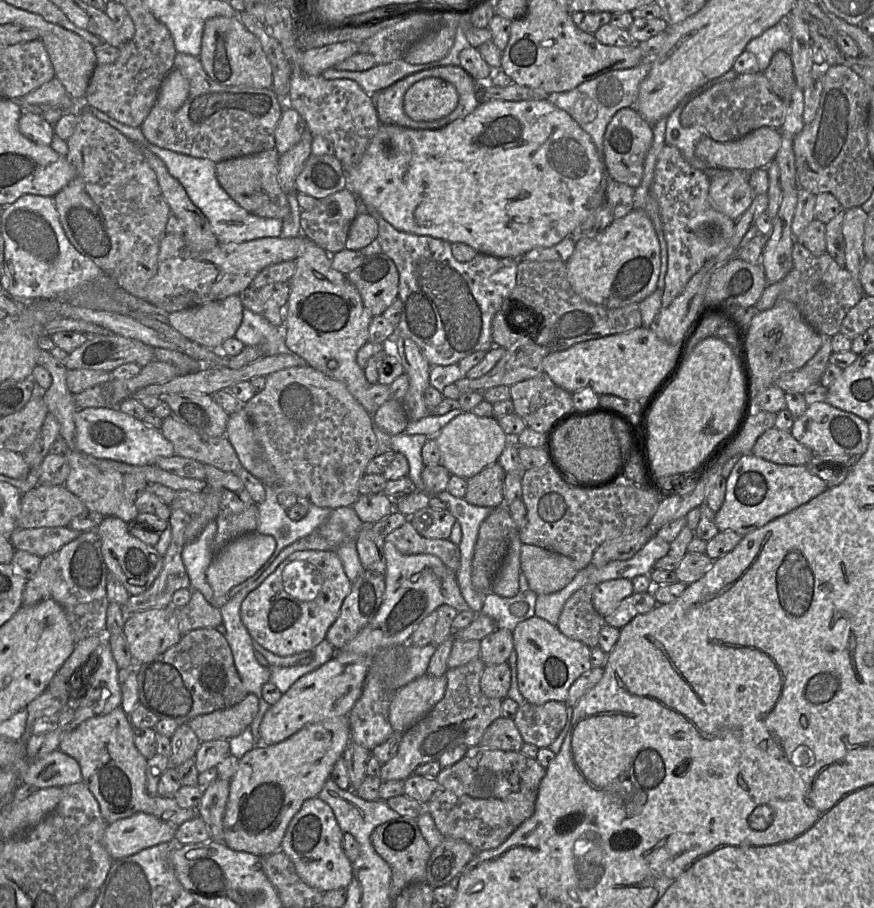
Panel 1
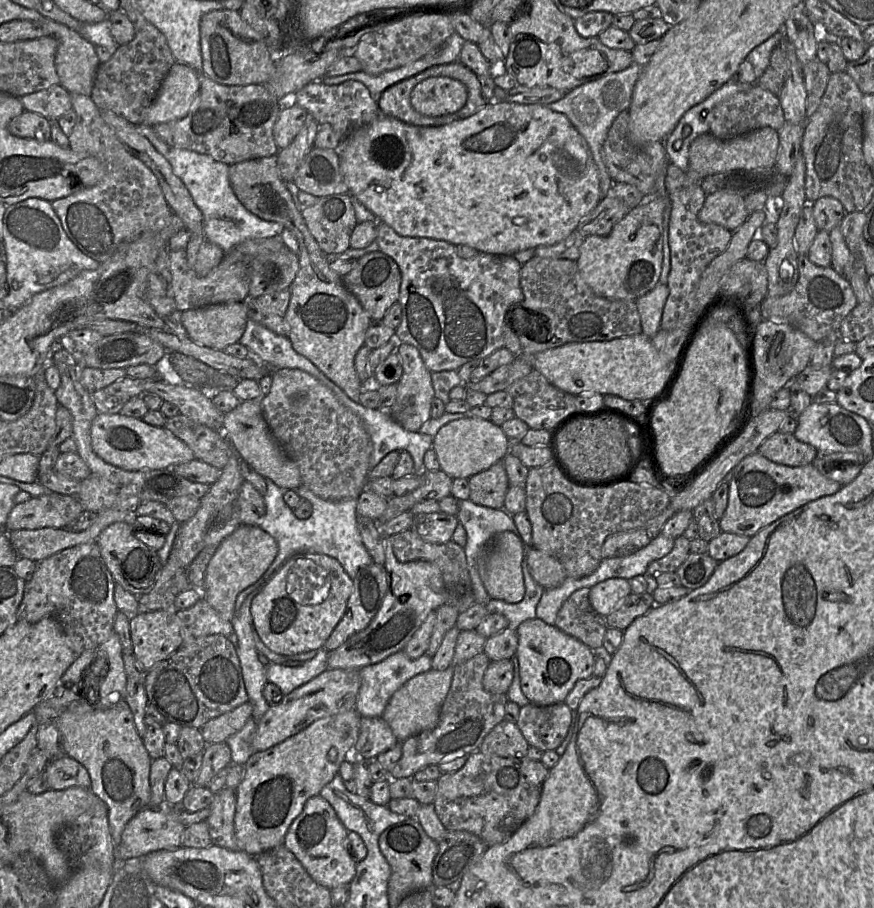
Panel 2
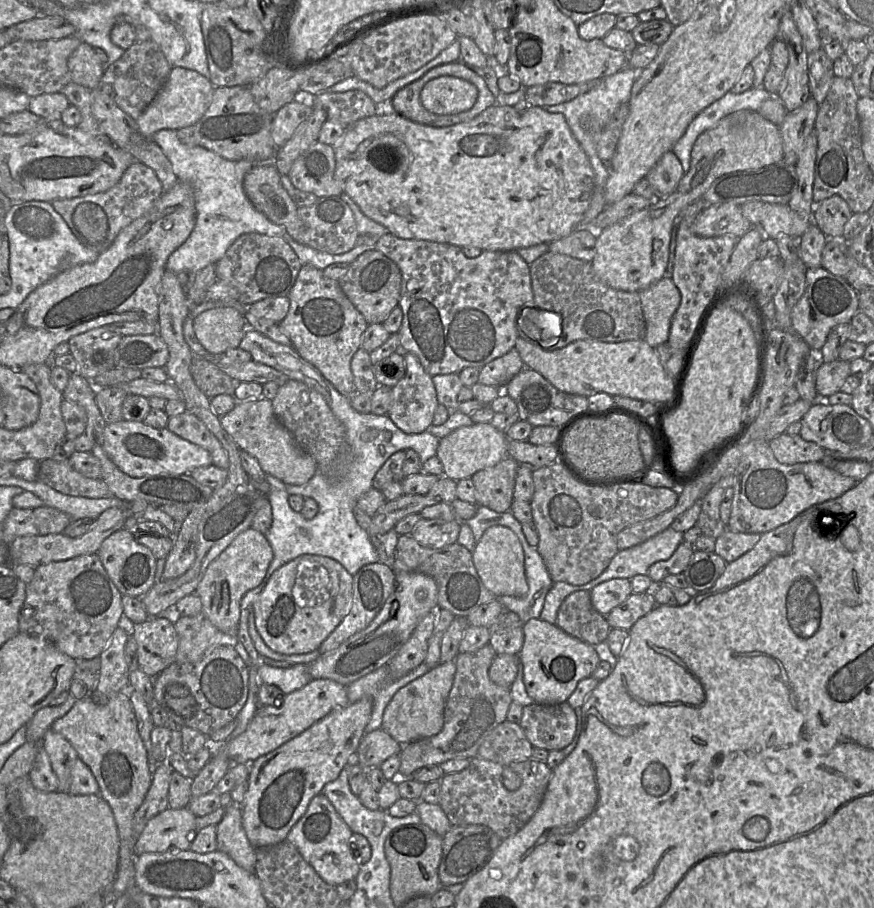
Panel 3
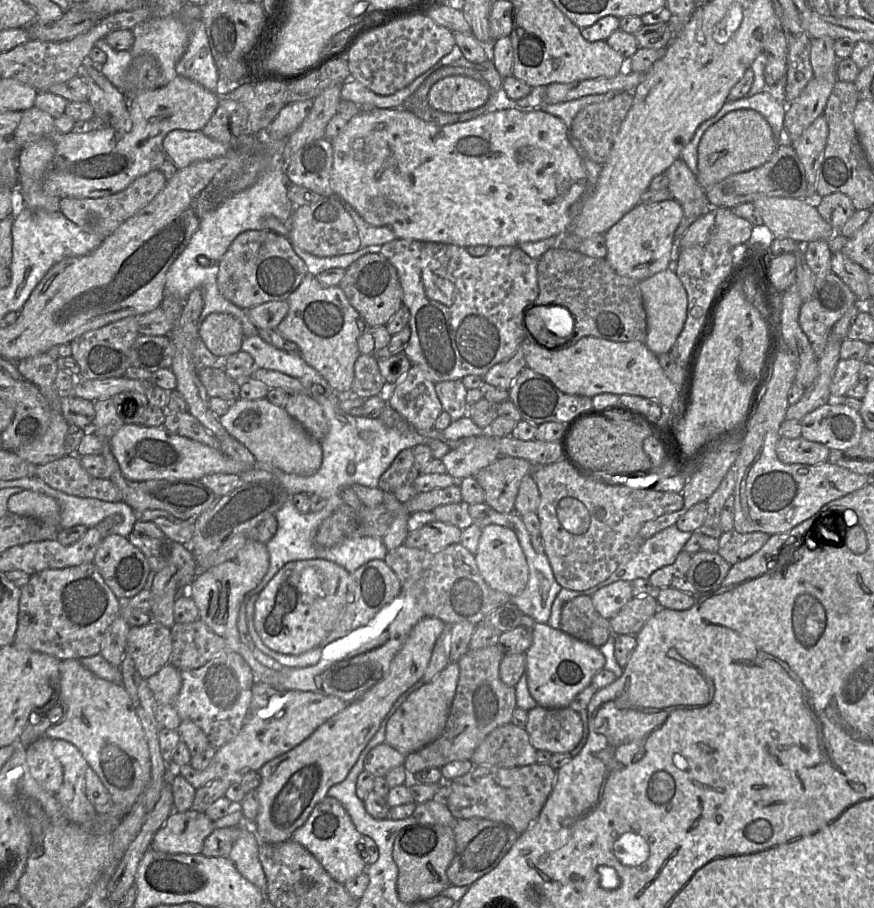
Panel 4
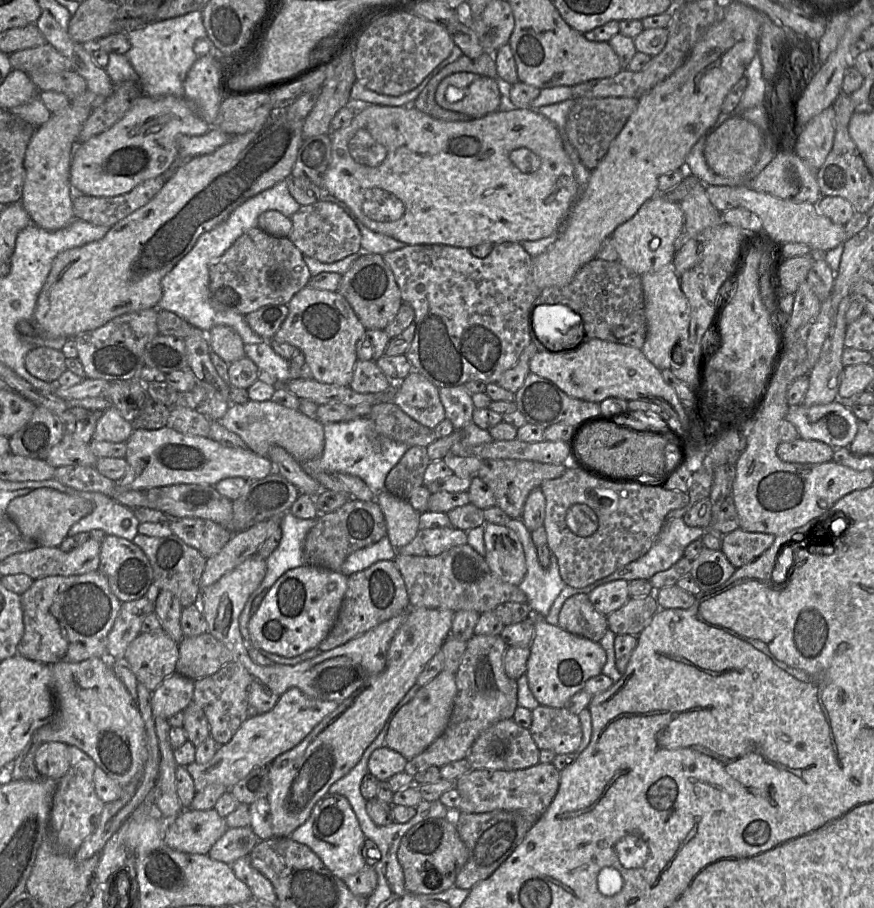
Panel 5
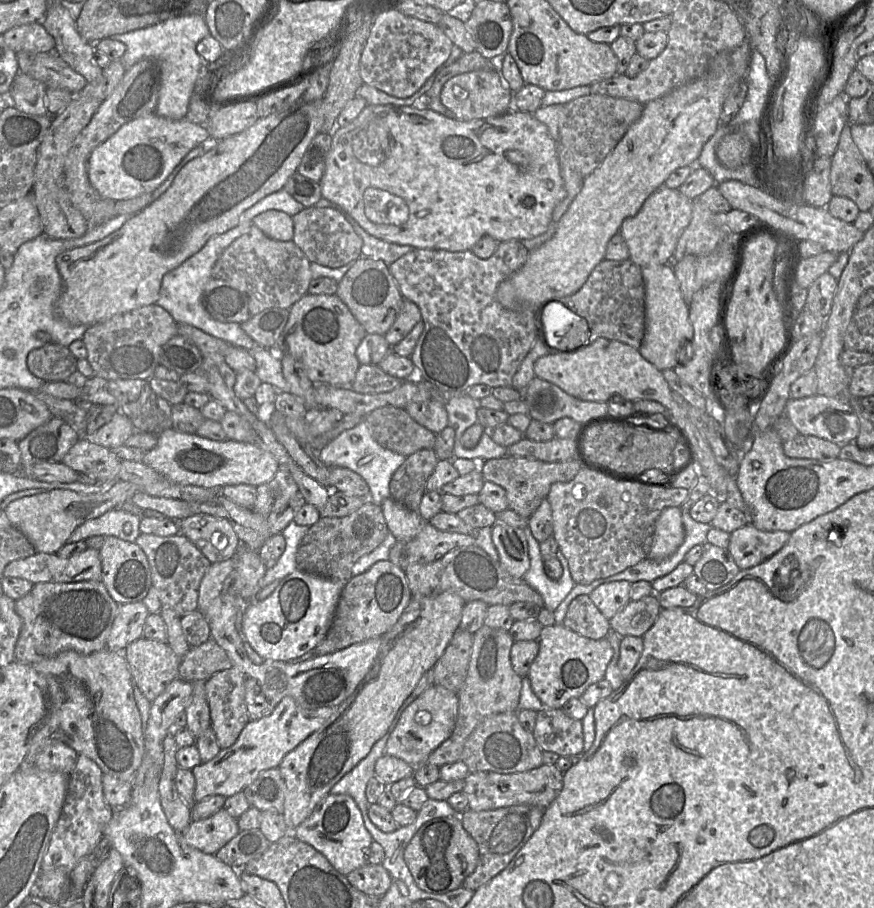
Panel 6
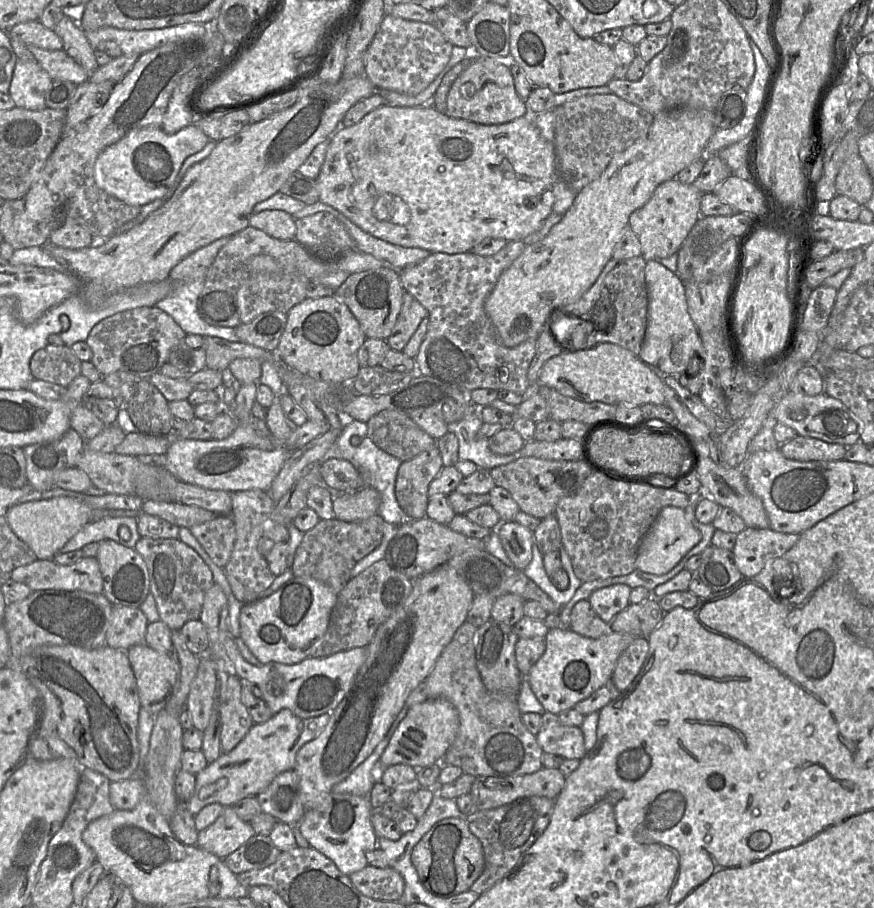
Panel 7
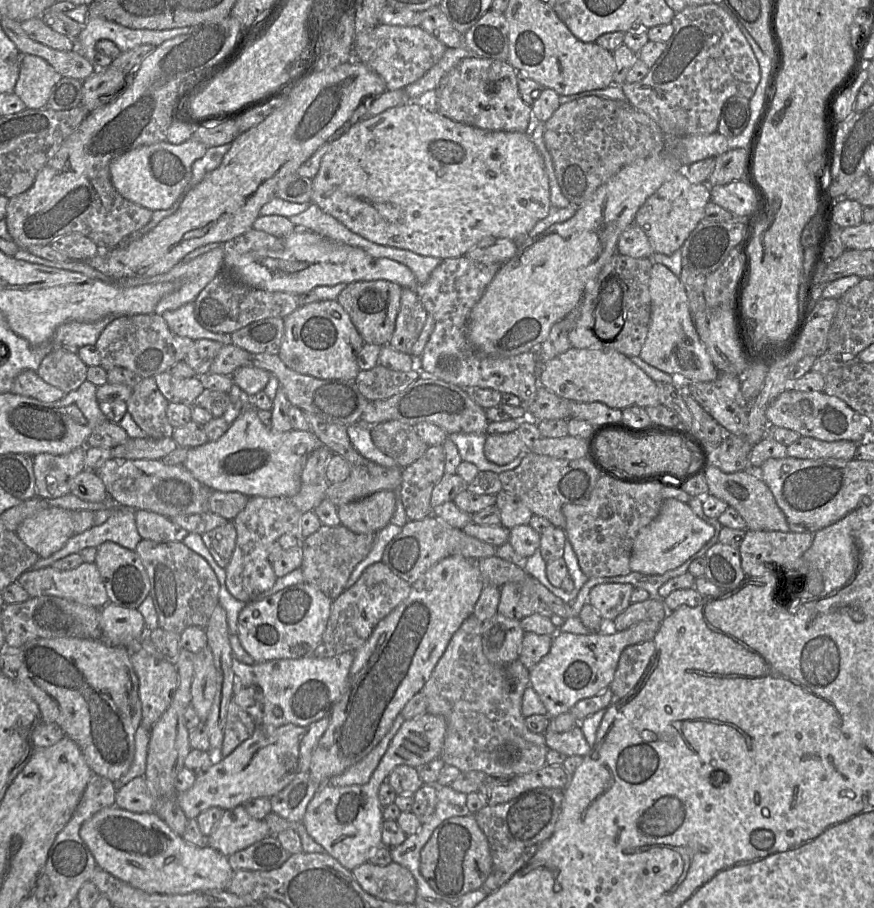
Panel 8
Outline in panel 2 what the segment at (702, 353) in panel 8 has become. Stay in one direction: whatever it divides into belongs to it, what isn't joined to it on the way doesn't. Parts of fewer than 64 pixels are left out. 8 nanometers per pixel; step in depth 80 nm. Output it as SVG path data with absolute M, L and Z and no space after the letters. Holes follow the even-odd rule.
M657 283L651 291L636 300L642 333L649 338L652 338L661 328L663 308L668 295L667 284Z

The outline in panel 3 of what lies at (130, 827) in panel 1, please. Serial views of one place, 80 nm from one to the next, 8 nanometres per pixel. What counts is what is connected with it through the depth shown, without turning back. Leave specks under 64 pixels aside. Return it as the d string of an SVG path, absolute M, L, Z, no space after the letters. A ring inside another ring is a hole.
M188 807L160 812L148 821L135 840L134 855L190 850L192 838L199 830L196 818Z

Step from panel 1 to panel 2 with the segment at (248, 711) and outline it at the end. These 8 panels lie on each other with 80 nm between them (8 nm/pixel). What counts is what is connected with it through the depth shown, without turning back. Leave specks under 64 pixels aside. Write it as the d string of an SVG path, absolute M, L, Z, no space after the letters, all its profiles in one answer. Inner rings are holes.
M247 701L237 708L208 721L200 732L207 744L225 742L230 736L240 731L252 717L253 706Z

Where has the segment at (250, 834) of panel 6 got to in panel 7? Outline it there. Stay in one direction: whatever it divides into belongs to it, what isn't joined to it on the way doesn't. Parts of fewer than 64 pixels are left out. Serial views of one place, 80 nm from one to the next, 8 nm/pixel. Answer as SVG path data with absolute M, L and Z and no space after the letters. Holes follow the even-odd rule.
M255 834L245 844L223 859L236 875L250 870L266 868L279 858L281 850L269 836Z

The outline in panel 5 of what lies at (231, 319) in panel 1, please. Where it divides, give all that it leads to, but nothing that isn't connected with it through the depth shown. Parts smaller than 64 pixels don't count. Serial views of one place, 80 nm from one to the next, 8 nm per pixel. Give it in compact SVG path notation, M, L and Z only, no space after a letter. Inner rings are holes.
M225 325L214 326L207 333L211 350L227 364L231 364L246 356L244 342L239 334Z

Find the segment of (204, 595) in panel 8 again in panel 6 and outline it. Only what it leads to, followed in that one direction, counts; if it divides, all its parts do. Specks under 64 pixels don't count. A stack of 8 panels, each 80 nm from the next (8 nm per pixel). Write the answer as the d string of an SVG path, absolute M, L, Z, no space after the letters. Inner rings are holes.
M142 534L135 542L145 553L152 575L152 586L157 590L162 606L173 609L180 617L198 610L201 581L212 564L183 534L160 537Z

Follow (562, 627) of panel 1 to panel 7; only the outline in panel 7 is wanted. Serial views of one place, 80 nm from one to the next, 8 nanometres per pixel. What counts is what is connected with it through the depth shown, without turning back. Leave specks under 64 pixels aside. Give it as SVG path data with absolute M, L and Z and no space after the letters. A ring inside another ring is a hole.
M588 599L579 600L570 614L570 629L588 638L599 638L611 632L610 623L603 621L591 607Z

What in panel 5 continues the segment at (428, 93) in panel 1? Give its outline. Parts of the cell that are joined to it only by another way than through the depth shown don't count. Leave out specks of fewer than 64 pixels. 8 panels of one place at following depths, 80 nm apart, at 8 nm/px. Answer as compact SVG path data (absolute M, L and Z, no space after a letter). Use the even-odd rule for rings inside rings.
M458 72L440 82L435 92L435 101L443 109L469 118L481 118L499 110L501 93L496 79Z

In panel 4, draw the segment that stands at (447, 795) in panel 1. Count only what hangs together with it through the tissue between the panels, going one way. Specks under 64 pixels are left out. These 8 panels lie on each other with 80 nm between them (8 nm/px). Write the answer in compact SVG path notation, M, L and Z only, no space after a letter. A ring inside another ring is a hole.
M538 762L518 767L474 766L467 774L447 782L451 793L446 806L456 820L482 818L501 822L521 835L541 812L555 778L556 770Z

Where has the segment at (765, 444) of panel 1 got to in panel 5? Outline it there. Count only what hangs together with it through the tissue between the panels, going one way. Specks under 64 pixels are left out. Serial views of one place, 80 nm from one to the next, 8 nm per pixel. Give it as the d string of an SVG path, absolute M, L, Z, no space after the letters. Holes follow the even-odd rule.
M798 438L792 441L781 441L778 456L788 463L826 463L832 461L834 448L817 440Z

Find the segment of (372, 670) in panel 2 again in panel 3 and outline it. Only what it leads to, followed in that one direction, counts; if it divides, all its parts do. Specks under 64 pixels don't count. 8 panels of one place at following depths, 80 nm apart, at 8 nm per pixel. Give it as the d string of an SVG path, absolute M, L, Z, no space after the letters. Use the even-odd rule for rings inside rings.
M424 662L405 676L393 679L389 674L388 665L385 665L348 685L349 703L357 702L363 697L372 697L373 699L373 709L366 732L378 729L382 724L384 710L399 689L429 670L430 668Z

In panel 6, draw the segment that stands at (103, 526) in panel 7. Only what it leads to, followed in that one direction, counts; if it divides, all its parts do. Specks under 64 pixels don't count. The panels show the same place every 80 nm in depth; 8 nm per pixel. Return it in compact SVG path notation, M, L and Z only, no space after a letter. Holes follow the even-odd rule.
M115 508L78 526L68 538L67 543L85 541L93 536L114 536L124 541L136 542L137 537L140 535L140 521L140 517ZM126 523L132 525L130 534L125 534L123 531Z

